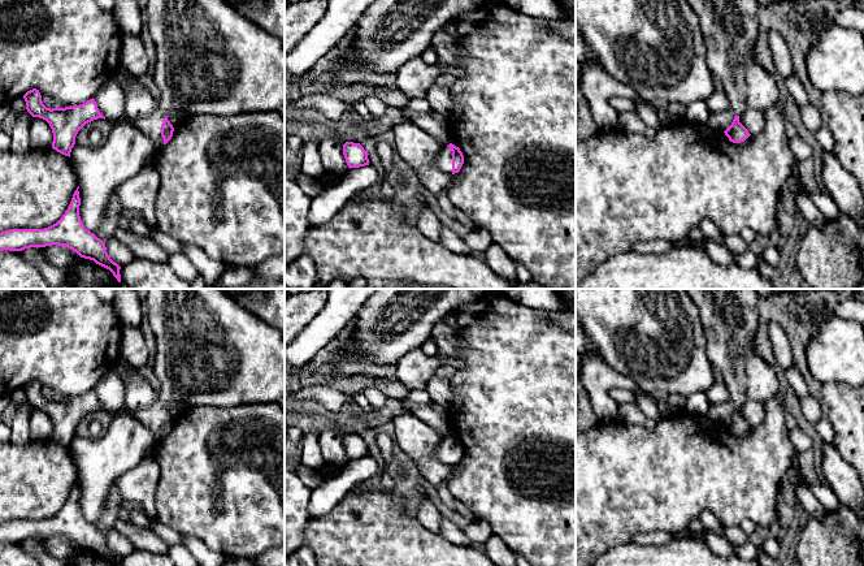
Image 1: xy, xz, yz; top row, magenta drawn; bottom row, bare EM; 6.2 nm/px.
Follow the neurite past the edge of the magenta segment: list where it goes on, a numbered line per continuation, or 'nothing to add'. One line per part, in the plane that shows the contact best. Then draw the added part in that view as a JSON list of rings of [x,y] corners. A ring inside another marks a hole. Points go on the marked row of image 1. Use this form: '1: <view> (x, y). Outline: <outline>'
1: xy (209, 60). Outline: [[[148,0],[147,1],[147,26],[156,48],[155,82],[160,90],[159,109],[144,118],[135,118],[134,125],[148,135],[156,150],[164,146],[161,137],[161,124],[165,116],[174,109],[184,109],[192,116],[197,115],[239,115],[244,112],[273,111],[285,117],[285,42],[268,34],[262,27],[252,23],[239,14],[226,0]]]

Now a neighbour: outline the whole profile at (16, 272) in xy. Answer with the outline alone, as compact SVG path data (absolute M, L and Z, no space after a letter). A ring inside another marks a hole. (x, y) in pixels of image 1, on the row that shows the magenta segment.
M0 251L0 289L52 289L21 251Z

